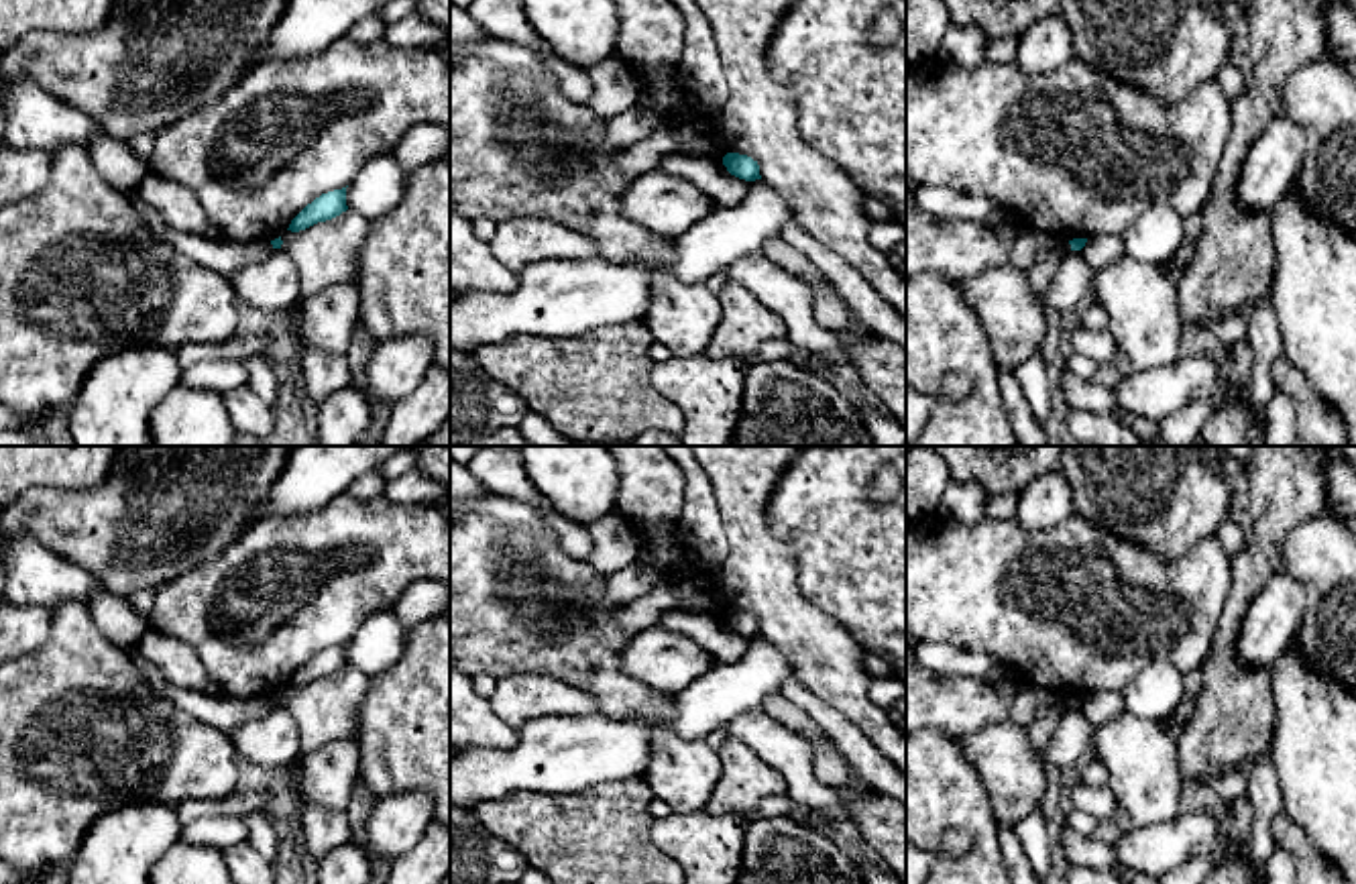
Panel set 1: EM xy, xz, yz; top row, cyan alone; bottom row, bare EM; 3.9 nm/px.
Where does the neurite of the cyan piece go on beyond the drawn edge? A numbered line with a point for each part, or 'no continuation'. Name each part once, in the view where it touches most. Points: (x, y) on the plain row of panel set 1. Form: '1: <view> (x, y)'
no continuation

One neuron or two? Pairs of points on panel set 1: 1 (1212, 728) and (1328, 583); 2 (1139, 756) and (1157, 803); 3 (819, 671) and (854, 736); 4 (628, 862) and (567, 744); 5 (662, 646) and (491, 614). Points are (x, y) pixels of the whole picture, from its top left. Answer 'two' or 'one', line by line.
1: two
2: one
3: two
4: two
5: two

